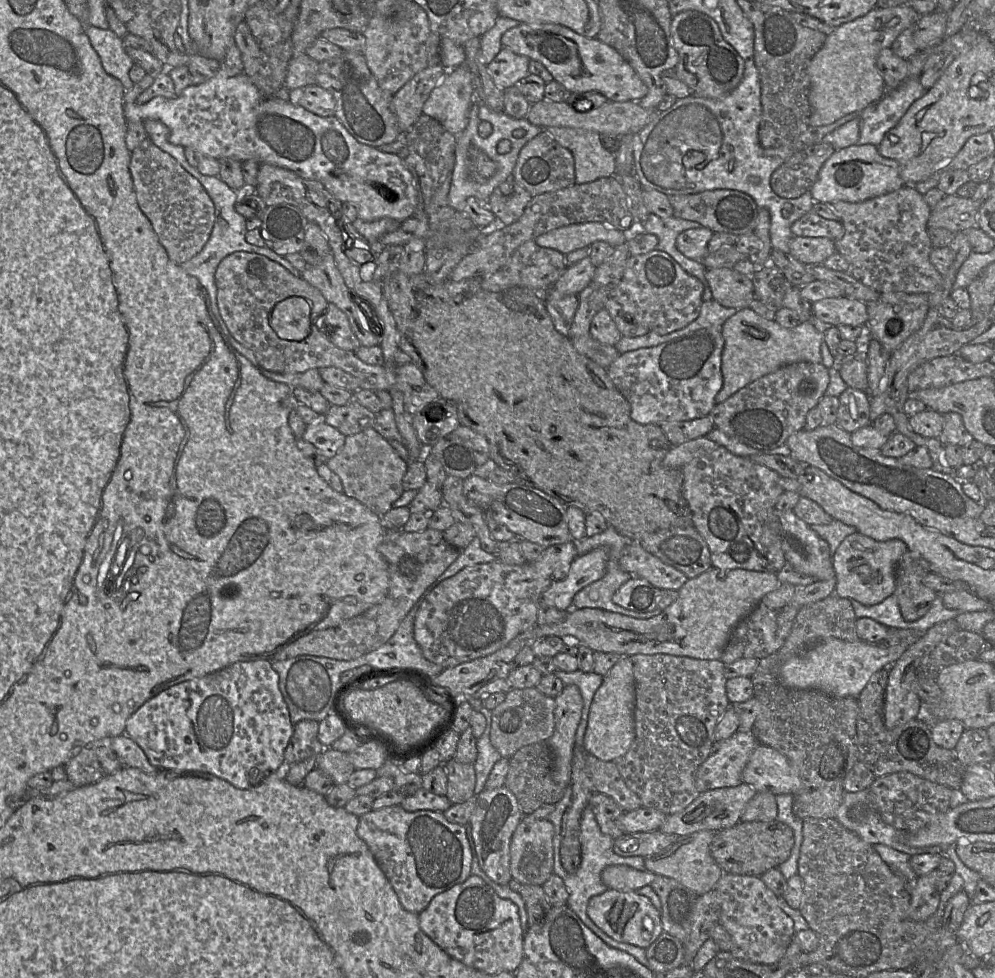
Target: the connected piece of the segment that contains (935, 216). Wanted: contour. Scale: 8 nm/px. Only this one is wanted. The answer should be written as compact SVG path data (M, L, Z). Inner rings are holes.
M945 195L932 209L928 227L944 228L953 233L977 227L979 207L972 198Z

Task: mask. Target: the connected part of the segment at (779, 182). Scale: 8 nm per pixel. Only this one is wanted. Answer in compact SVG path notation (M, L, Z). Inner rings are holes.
M820 142L794 153L771 175L770 185L772 190L782 198L794 199L800 197L810 190L816 182L822 166L835 151L836 149L831 144Z

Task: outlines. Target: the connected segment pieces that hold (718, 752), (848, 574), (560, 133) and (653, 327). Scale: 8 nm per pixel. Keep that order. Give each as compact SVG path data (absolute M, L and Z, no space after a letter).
M740 730L725 740L715 742L710 755L696 771L697 791L703 793L741 784L744 767L758 745L753 732Z
M861 533L848 535L833 553L834 594L866 606L881 603L895 592L895 572L907 545L899 539L876 541Z
M548 127L544 131L571 151L575 161L576 184L616 175L616 156L602 146L597 132L570 127Z
M653 250L646 254L628 257L623 276L613 290L612 296L622 307L624 313L638 324L646 326L651 332L666 335L685 328L699 316L703 303L703 291L703 283L689 275L669 254Z

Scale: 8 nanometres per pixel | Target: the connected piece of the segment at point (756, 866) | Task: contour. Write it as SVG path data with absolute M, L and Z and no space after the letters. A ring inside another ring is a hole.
M739 822L736 825L715 832L710 853L724 873L760 877L766 871L778 867L788 860L794 846L794 834L786 824L771 822Z

